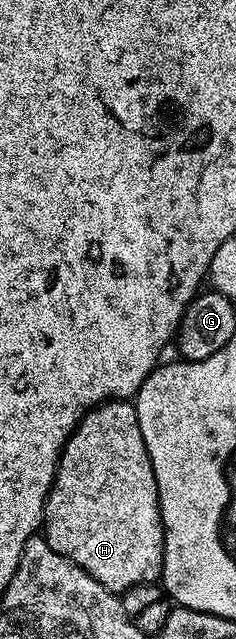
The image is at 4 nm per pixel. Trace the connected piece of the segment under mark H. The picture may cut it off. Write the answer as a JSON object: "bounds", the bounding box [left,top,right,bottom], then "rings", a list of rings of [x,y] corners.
{"bounds":[42,399,164,593],"rings":[[[114,399],[92,408],[66,441],[56,476],[44,506],[42,537],[74,565],[78,565],[107,591],[123,593],[134,585],[157,582],[164,574],[164,522],[160,516],[158,485],[142,441],[135,402]]]}

